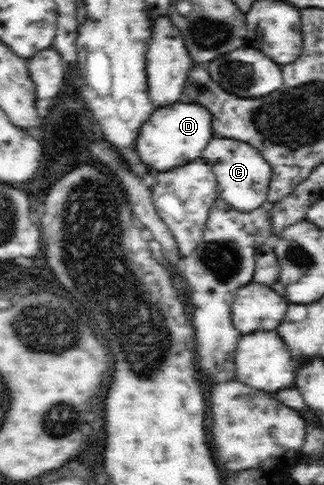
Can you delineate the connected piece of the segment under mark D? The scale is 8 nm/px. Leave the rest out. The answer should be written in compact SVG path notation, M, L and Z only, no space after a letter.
M178 101L172 105L158 108L148 120L144 120L135 141L135 153L139 160L153 173L168 171L172 168L202 159L202 152L211 139L212 115L202 109L202 105L188 105L188 101Z

